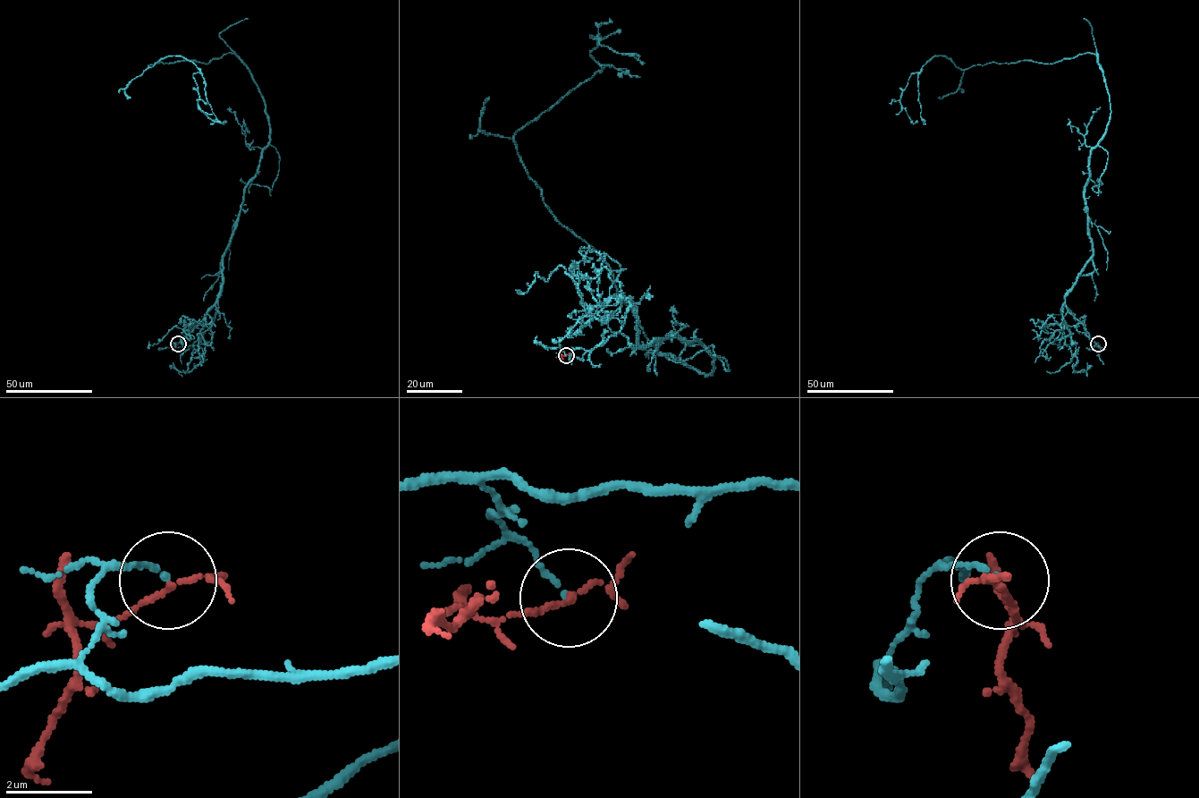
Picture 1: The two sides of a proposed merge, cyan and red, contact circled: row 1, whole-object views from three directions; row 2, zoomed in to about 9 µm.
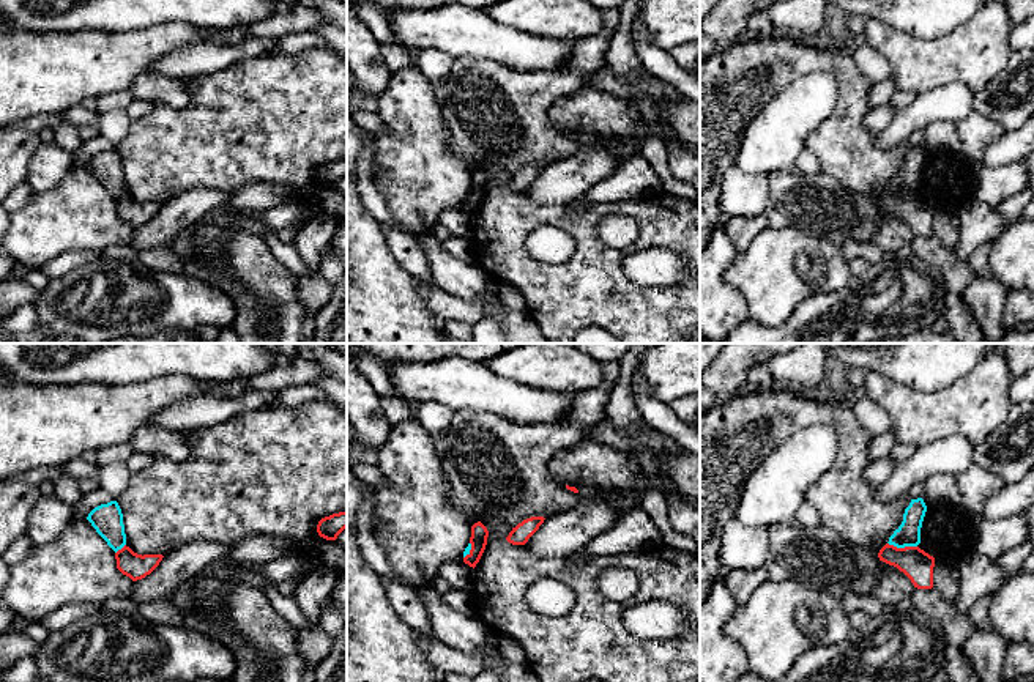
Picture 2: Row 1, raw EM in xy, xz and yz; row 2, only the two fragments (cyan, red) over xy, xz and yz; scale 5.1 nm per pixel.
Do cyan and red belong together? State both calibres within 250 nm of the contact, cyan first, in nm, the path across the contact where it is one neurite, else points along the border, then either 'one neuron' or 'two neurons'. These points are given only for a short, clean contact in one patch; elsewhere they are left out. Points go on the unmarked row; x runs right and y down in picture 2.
130/160 nm | along yz (888, 189), (897, 194), (916, 194) | two neurons

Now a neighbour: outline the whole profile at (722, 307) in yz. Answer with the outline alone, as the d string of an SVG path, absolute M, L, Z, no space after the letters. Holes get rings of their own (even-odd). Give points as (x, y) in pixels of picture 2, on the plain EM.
M723 221L712 228L708 246L700 252L700 339L722 343L746 318L744 296L725 282L725 271L736 250Z

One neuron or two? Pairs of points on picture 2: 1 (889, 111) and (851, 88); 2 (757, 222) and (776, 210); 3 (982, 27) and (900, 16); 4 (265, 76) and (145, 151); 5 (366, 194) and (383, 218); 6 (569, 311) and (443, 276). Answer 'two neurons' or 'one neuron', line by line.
1: two neurons
2: two neurons
3: two neurons
4: one neuron
5: one neuron
6: two neurons

